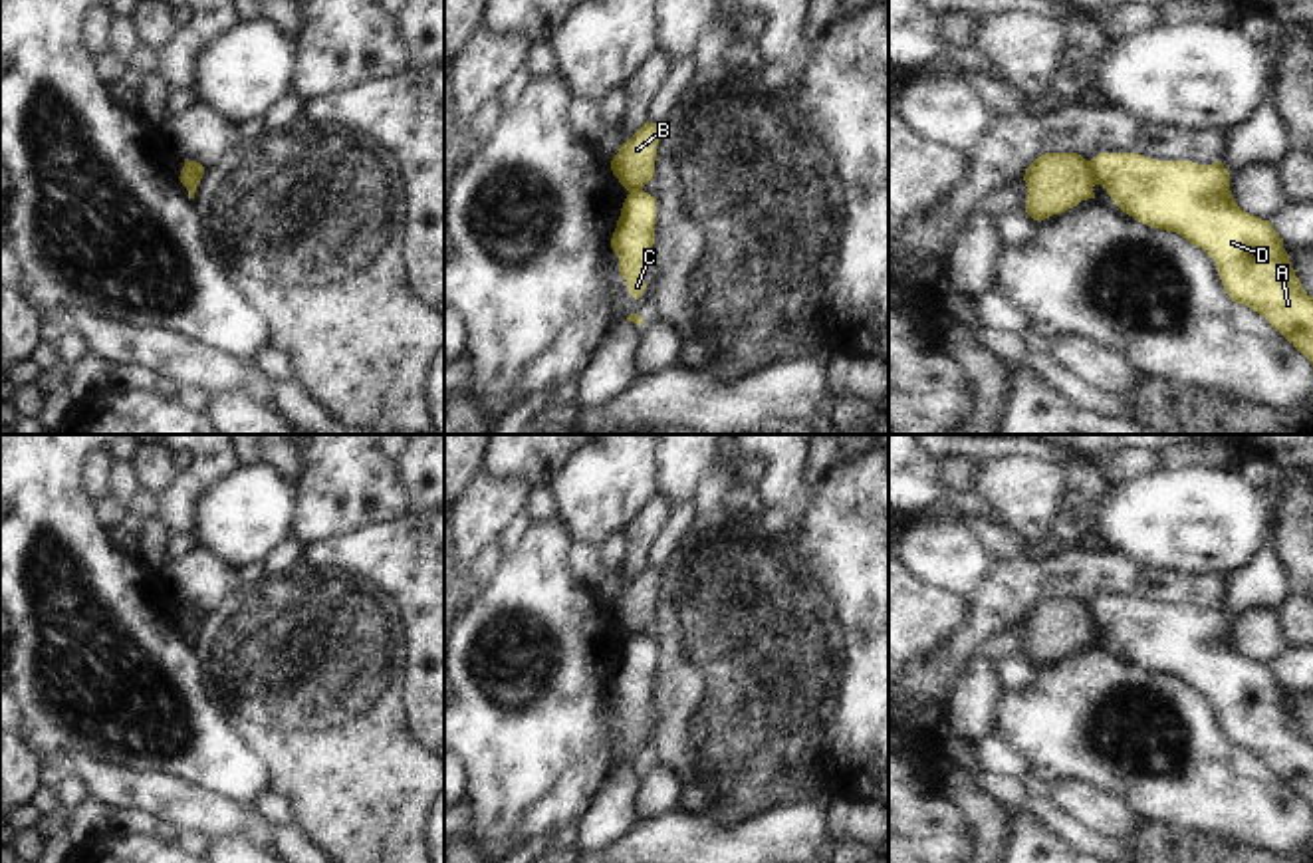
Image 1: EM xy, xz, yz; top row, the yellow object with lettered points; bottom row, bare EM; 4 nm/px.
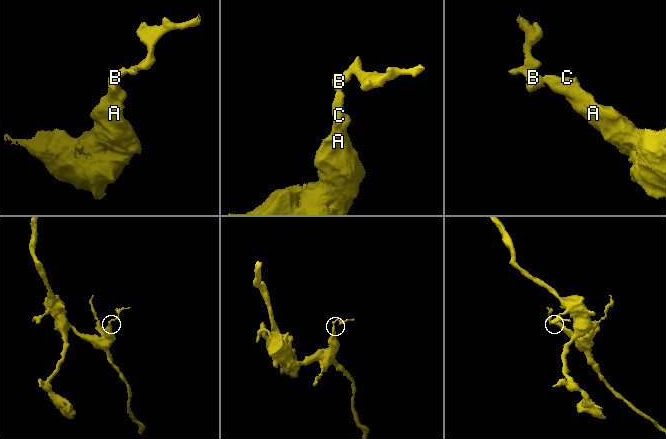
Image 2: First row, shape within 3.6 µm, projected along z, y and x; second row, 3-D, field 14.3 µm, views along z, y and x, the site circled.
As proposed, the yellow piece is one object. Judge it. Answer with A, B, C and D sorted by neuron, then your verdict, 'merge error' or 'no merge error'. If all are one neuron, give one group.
A C D / B; merge error

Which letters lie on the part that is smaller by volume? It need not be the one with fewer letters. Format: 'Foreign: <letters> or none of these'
Foreign: B

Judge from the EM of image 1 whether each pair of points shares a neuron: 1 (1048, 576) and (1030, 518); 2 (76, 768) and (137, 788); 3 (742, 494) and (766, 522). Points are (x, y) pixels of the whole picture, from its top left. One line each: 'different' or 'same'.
1: different
2: same
3: same

